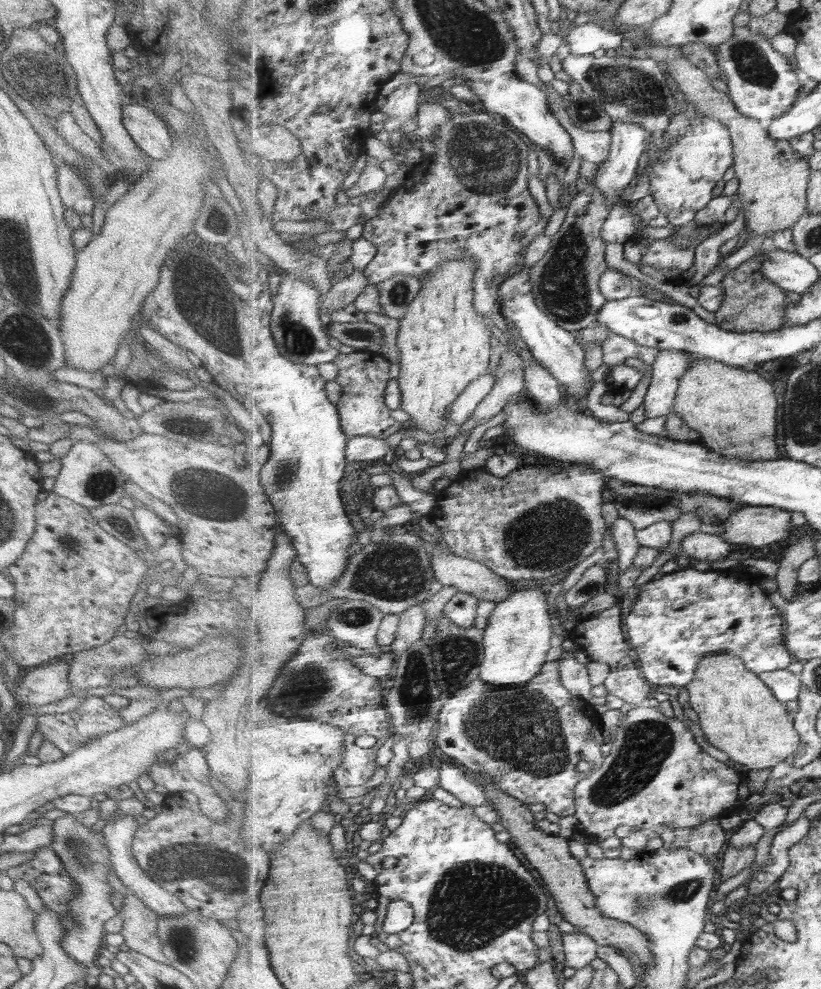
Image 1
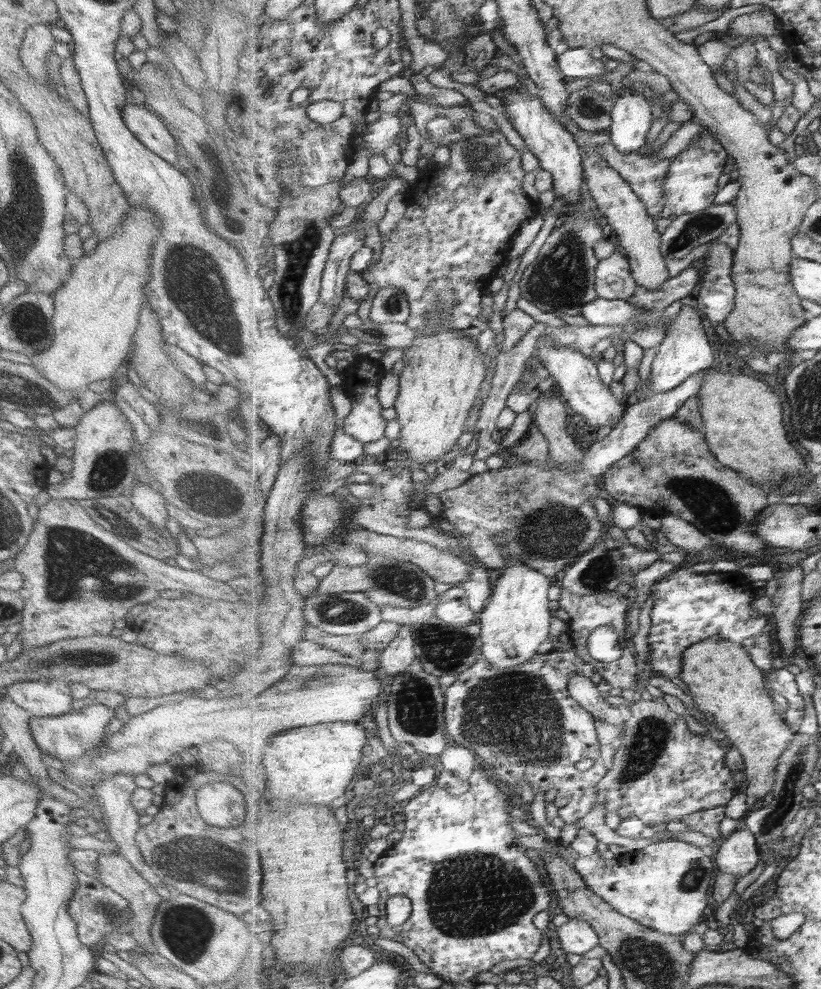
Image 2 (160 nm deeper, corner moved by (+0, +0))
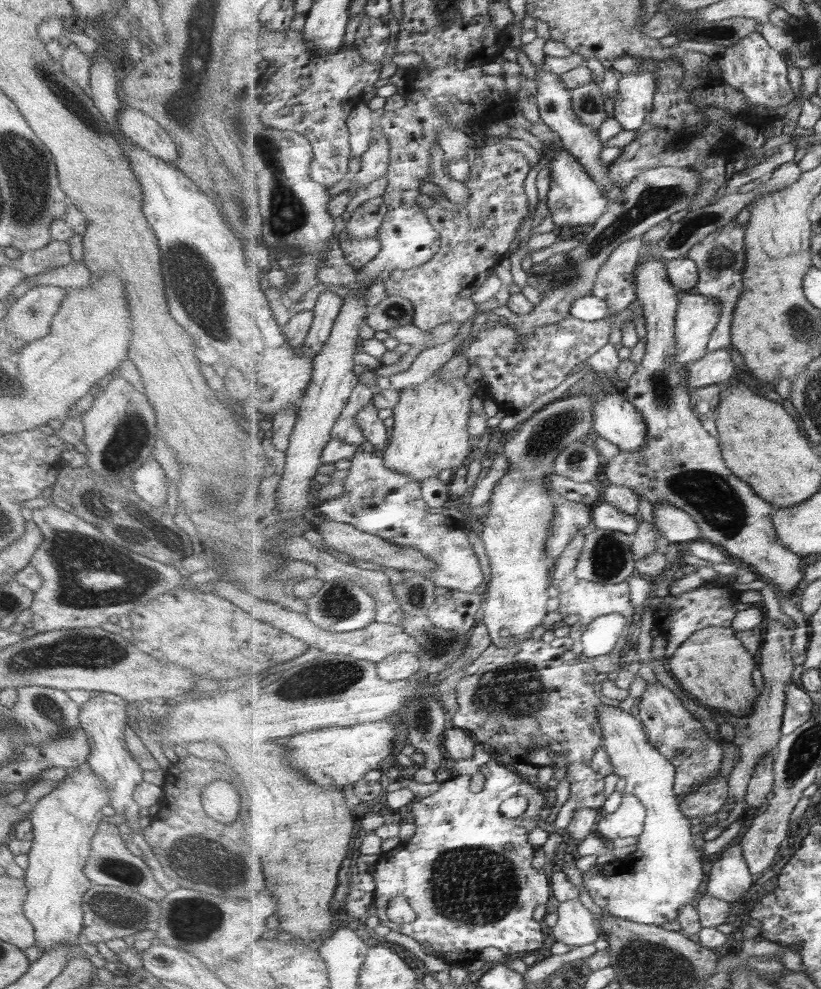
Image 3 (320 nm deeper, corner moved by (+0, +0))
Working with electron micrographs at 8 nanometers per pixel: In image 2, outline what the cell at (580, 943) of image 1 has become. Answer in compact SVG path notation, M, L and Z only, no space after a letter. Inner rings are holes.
M569 917L566 923L558 927L558 936L565 953L584 956L586 952L600 945L600 936L593 925L577 917Z

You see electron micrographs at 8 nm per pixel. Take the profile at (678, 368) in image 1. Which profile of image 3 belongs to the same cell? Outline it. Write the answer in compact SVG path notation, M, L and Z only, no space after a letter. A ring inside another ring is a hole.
M683 294L676 316L678 353L675 360L688 368L689 364L707 356L712 332L720 324L721 304L703 294Z

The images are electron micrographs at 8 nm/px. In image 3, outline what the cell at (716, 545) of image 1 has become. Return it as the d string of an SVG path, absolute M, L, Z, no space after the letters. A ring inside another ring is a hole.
M670 502L654 505L654 519L662 536L681 546L684 543L704 540L699 523L681 508L675 508Z

